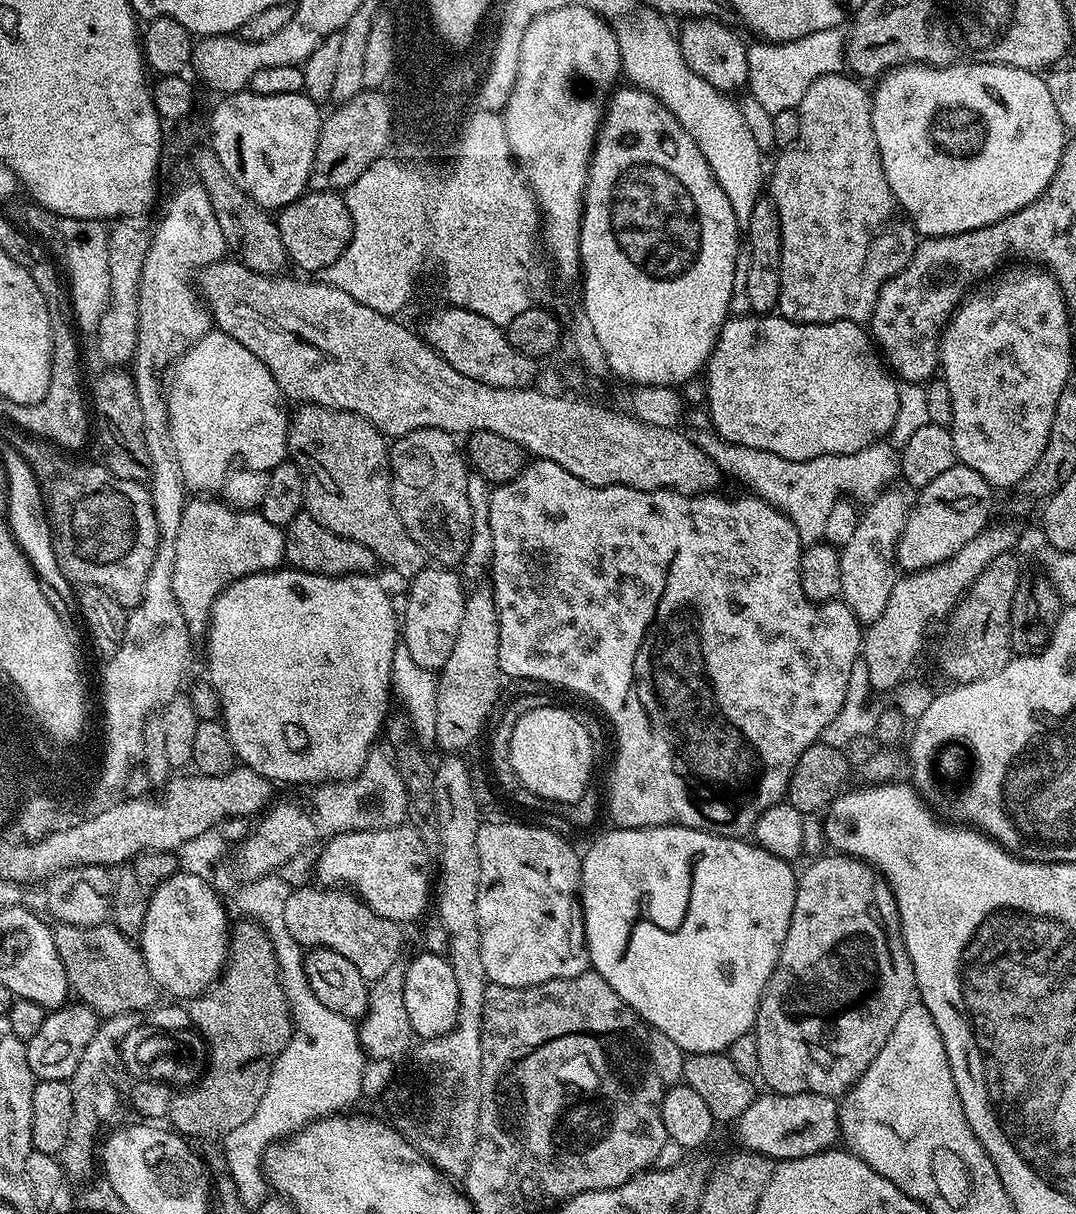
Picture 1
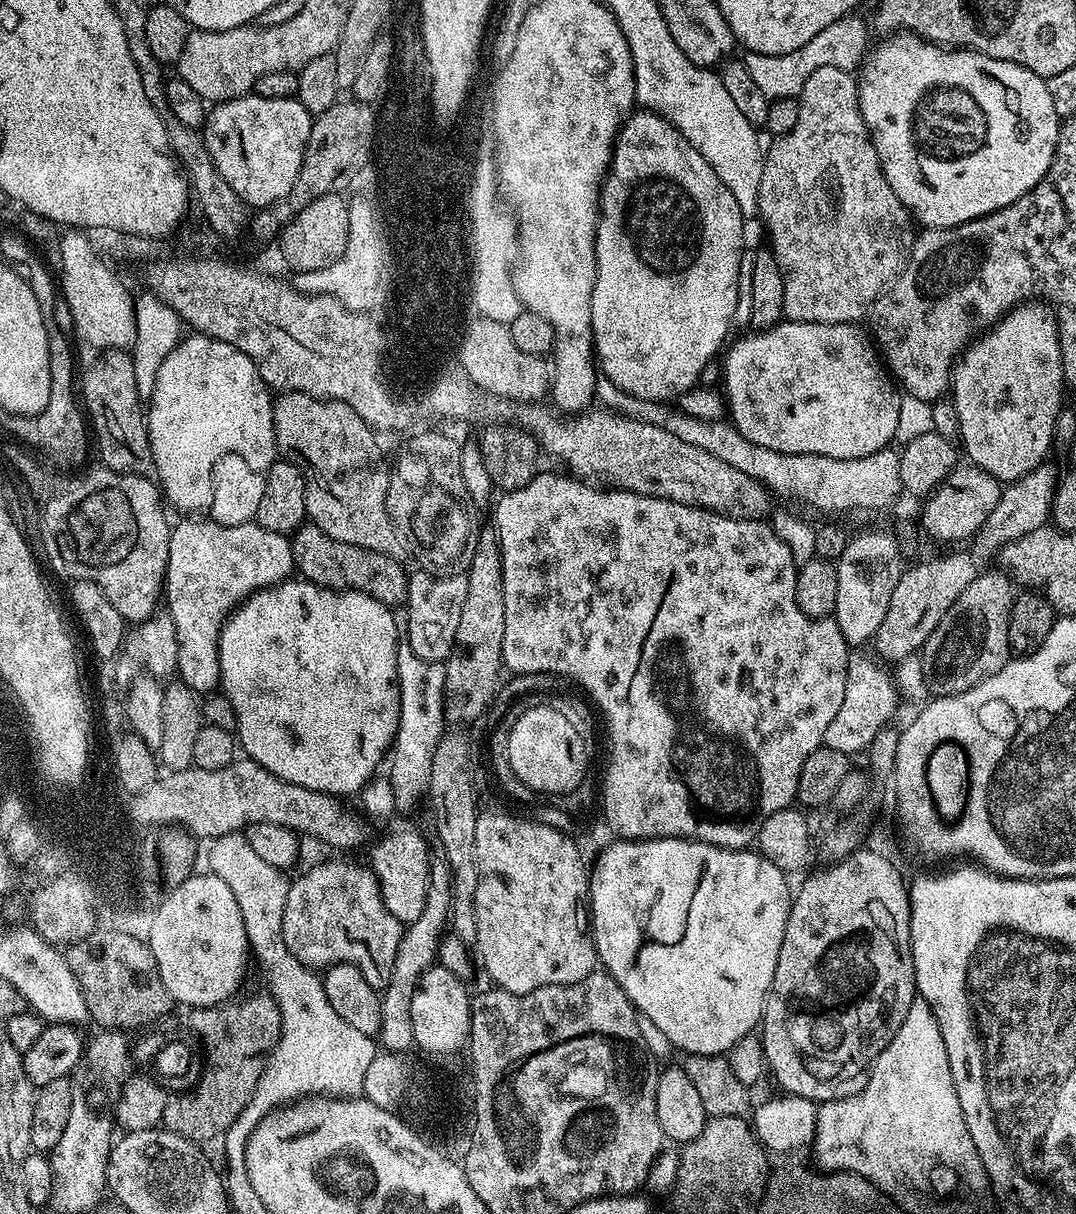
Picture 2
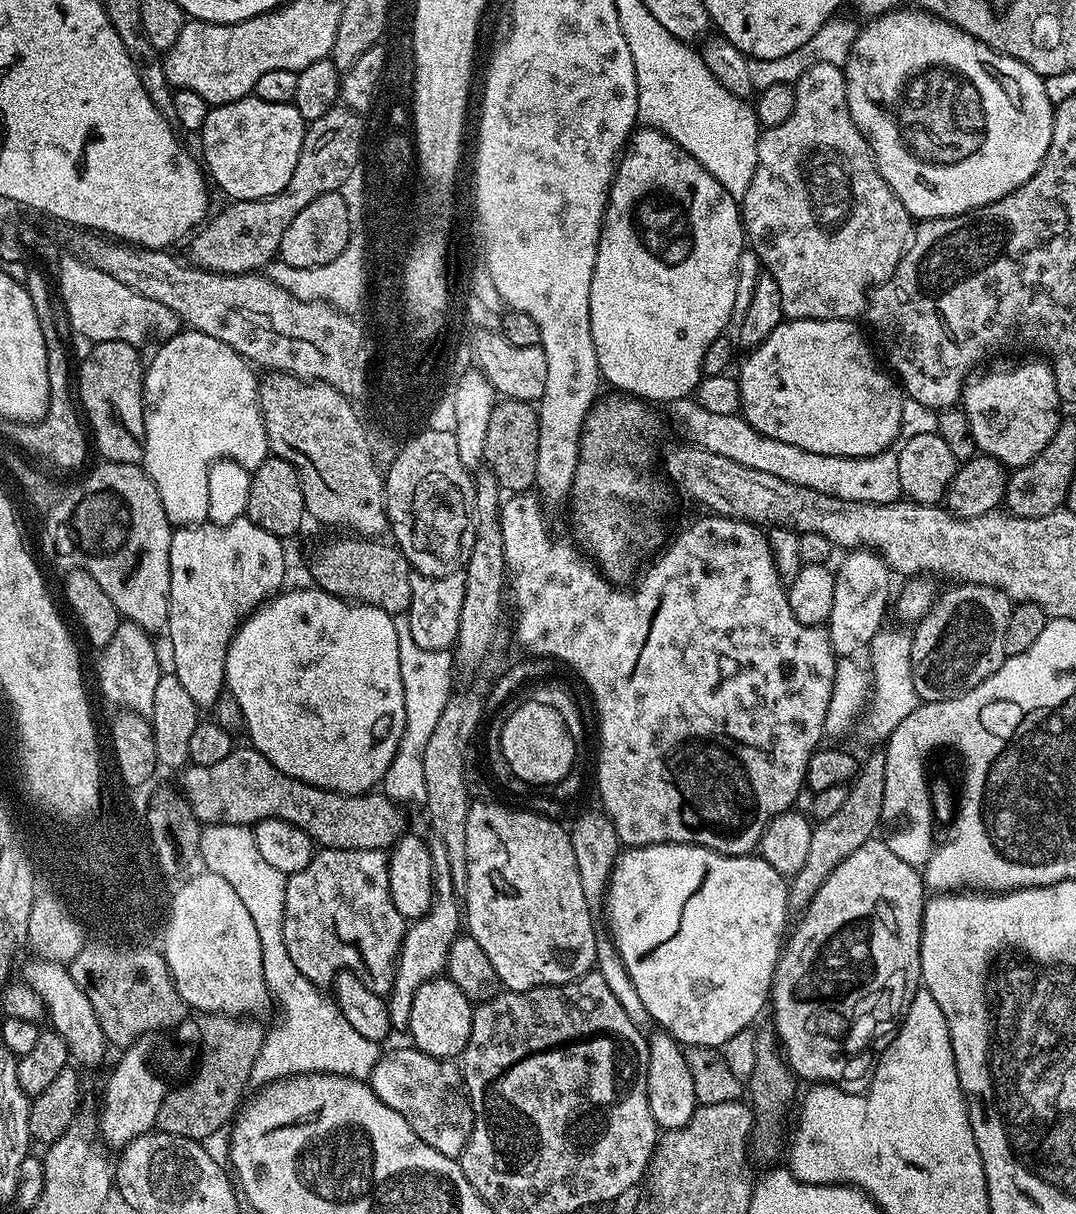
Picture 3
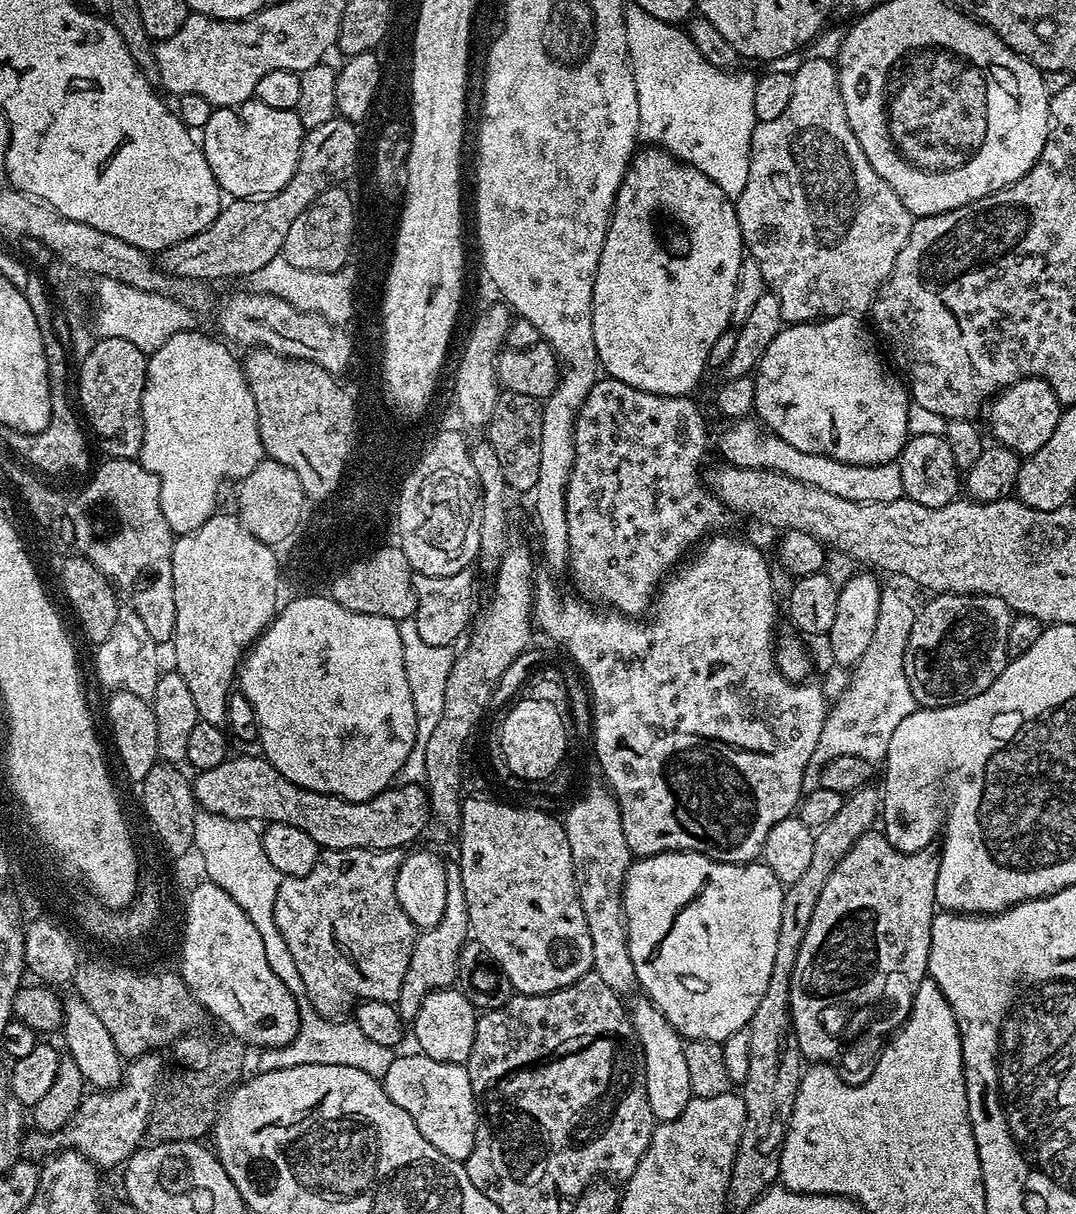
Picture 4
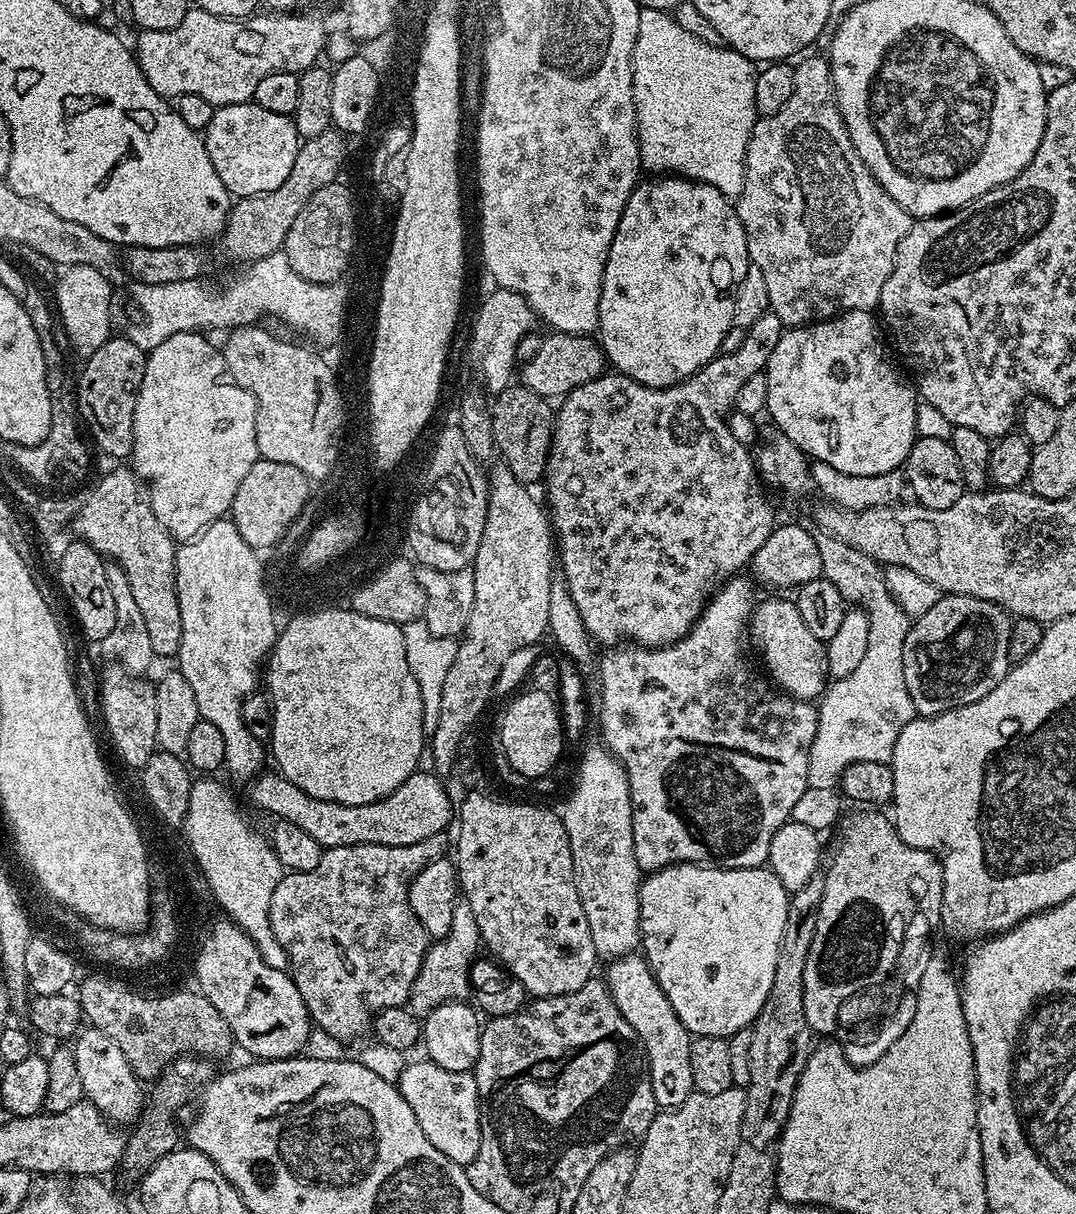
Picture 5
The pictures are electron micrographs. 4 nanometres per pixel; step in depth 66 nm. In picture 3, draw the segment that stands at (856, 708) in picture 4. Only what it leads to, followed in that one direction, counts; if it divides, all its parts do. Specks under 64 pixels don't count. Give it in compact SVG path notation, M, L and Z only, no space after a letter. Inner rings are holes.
M880 629L869 644L868 655L872 660L871 695L861 724L863 734L870 740L885 741L897 729L903 718L912 714L920 703L914 690L912 670L912 638L906 631Z

